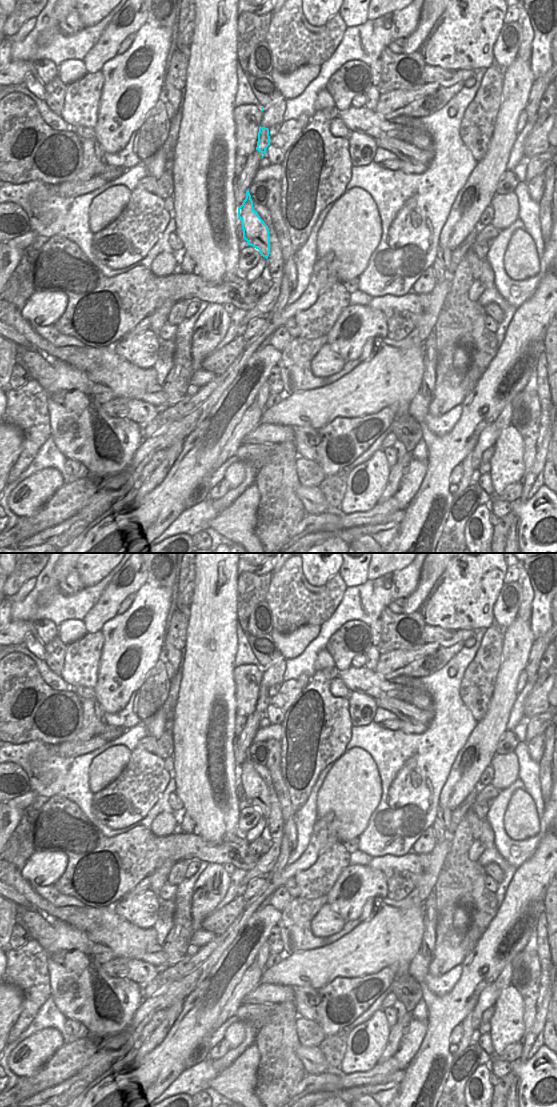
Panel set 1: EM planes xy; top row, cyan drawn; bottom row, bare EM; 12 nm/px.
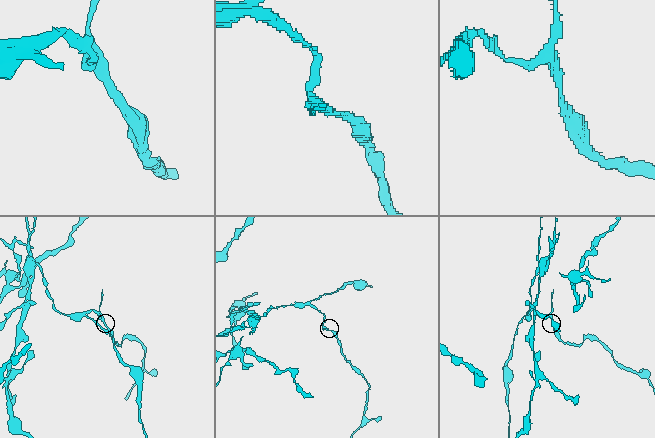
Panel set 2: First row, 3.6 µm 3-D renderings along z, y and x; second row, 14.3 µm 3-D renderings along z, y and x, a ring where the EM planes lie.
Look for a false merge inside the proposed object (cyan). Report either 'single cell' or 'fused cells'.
fused cells

